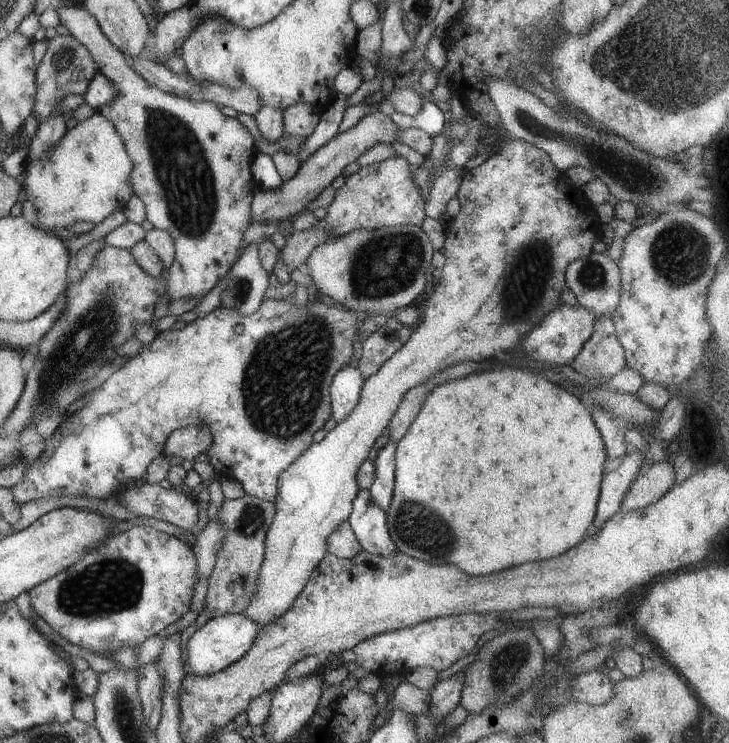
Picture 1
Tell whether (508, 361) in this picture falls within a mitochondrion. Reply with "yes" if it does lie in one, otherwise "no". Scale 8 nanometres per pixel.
no

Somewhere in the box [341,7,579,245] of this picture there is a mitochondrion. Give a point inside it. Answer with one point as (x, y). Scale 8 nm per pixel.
(521, 43)

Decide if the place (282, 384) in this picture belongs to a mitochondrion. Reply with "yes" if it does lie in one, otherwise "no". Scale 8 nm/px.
yes

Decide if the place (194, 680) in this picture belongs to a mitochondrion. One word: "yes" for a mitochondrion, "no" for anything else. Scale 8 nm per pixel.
no

